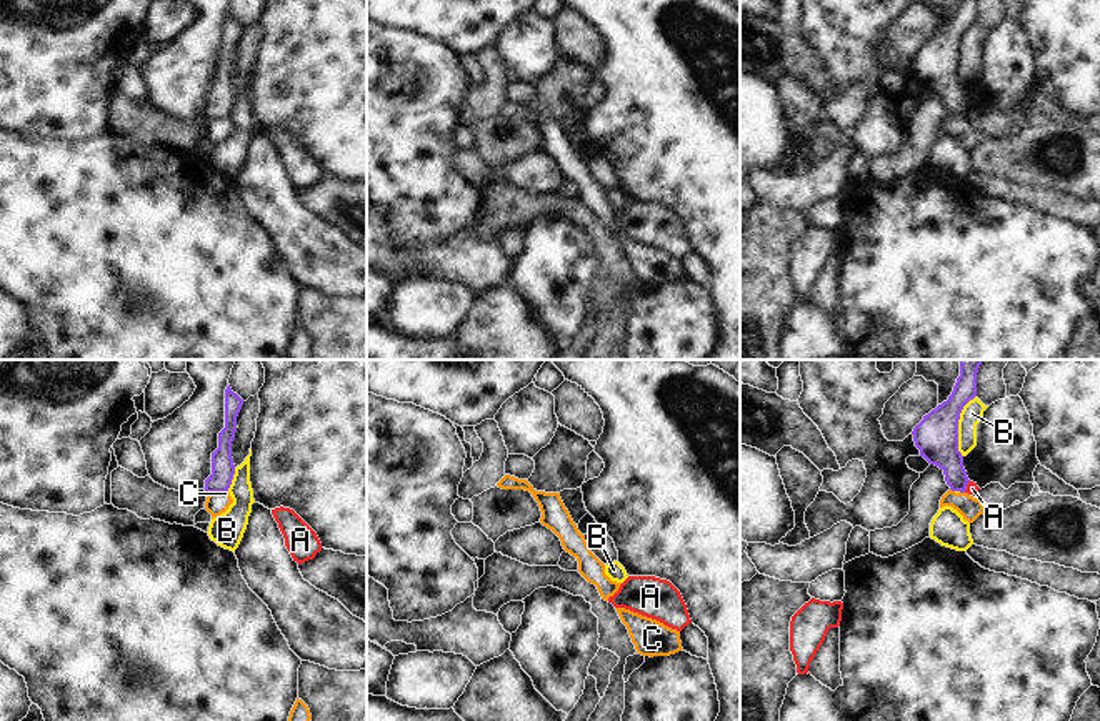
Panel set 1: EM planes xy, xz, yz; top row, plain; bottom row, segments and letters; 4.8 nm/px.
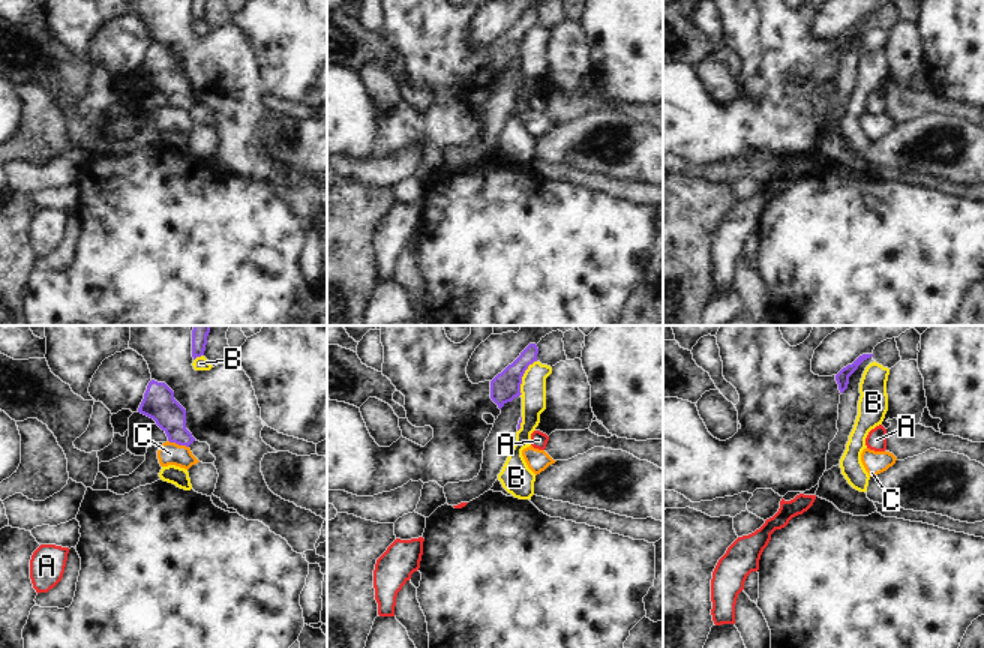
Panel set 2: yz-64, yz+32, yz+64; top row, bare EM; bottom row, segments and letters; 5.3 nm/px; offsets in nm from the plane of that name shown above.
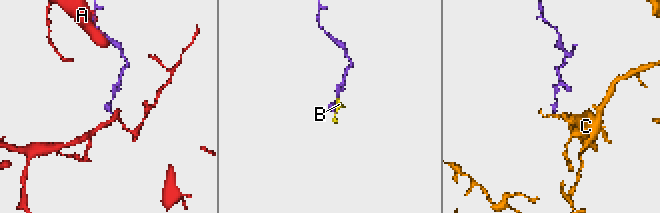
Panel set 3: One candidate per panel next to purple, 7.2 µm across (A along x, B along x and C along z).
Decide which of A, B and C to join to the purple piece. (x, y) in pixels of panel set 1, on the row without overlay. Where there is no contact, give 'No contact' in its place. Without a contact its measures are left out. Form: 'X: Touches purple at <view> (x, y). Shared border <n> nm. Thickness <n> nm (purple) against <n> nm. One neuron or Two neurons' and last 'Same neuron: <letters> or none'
A: Touches purple at yz (965, 114). Shared border 70 nm. Thickness 190 nm (purple) against 60 nm. Two neurons
B: Touches purple at yz (957, 54). Shared border 320 nm. Thickness 200 nm (purple) against 110 nm. Two neurons
C: Touches purple at xy (217, 119). Shared border 100 nm. Thickness 110 nm (purple) against 110 nm. Two neurons
Same neuron: none

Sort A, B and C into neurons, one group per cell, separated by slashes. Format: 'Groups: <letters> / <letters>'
Groups: A / B / C

